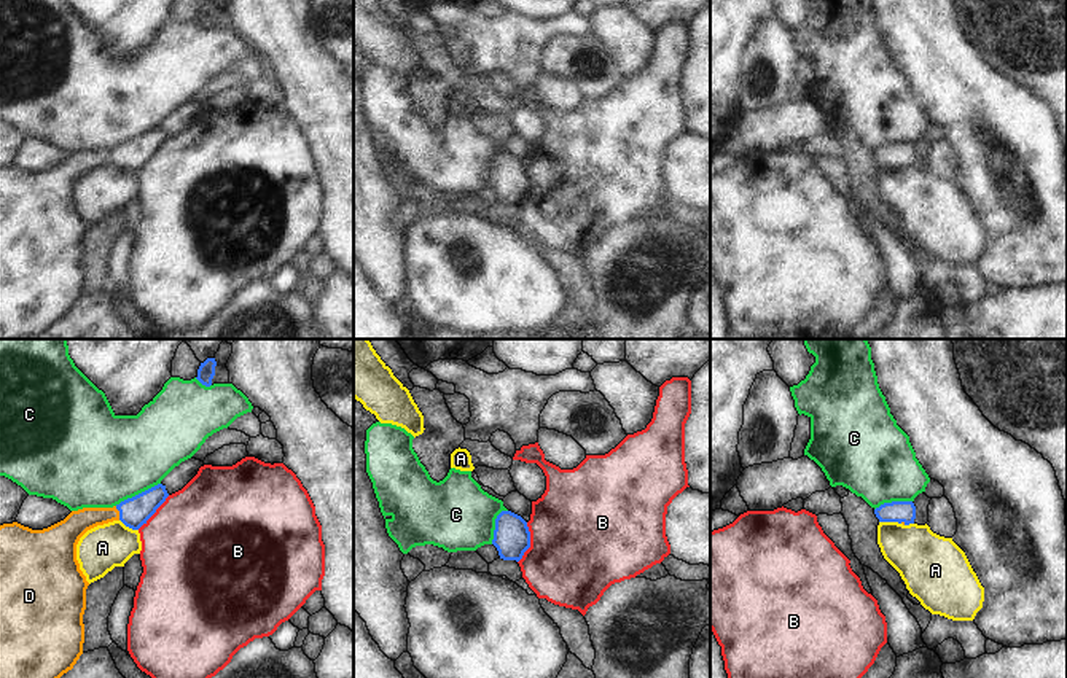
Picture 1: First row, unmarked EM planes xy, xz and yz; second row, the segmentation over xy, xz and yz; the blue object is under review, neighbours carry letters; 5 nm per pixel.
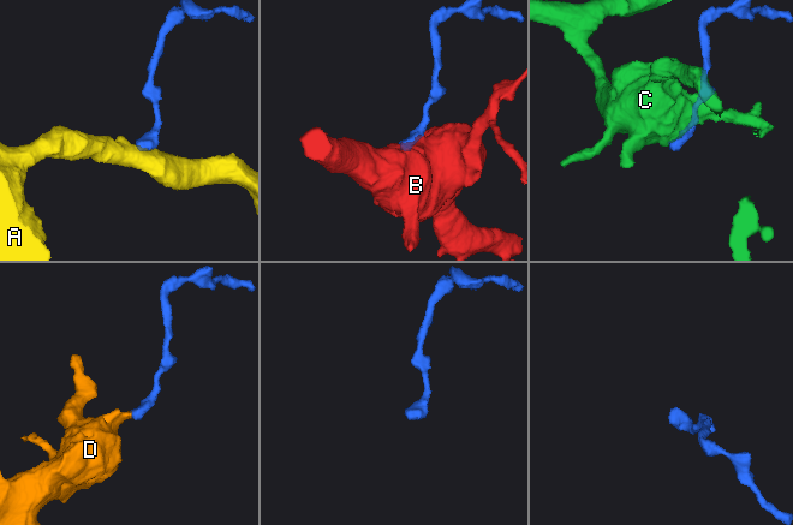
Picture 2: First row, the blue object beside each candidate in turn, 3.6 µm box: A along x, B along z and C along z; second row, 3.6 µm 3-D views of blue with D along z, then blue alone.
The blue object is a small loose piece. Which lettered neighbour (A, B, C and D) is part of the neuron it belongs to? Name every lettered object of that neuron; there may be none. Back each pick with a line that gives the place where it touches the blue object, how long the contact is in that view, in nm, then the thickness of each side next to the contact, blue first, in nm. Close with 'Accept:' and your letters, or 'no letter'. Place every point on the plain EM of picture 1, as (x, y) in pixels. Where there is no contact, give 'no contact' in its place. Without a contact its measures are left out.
D: meets blue in xy at (120, 156); contact 80 nm long; 150 nm thick on the blue side, 120 nm on the other
Accept: D

